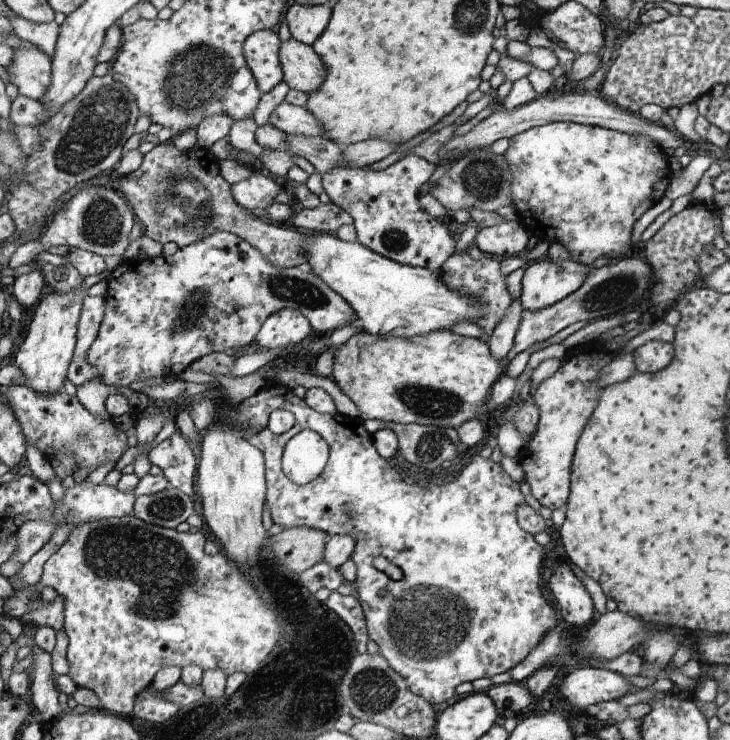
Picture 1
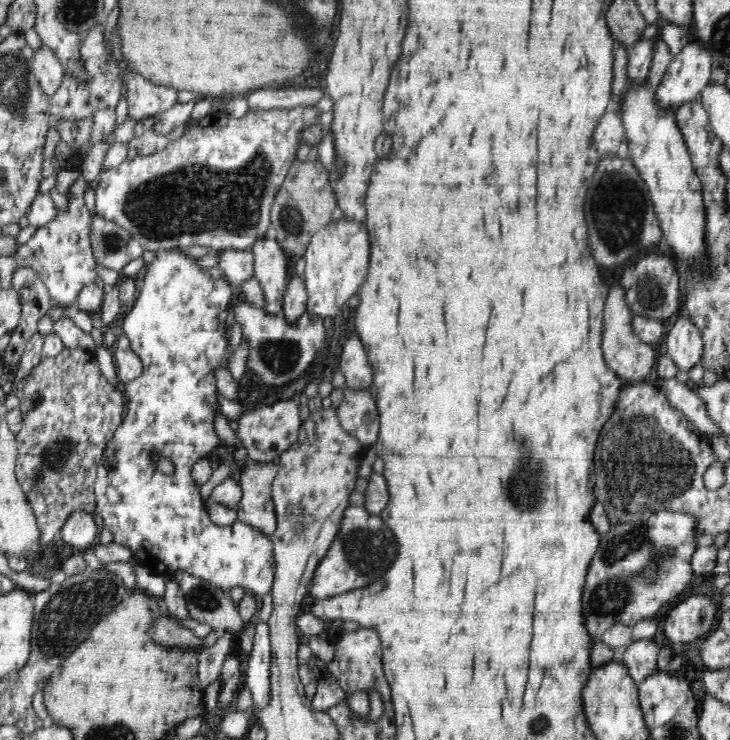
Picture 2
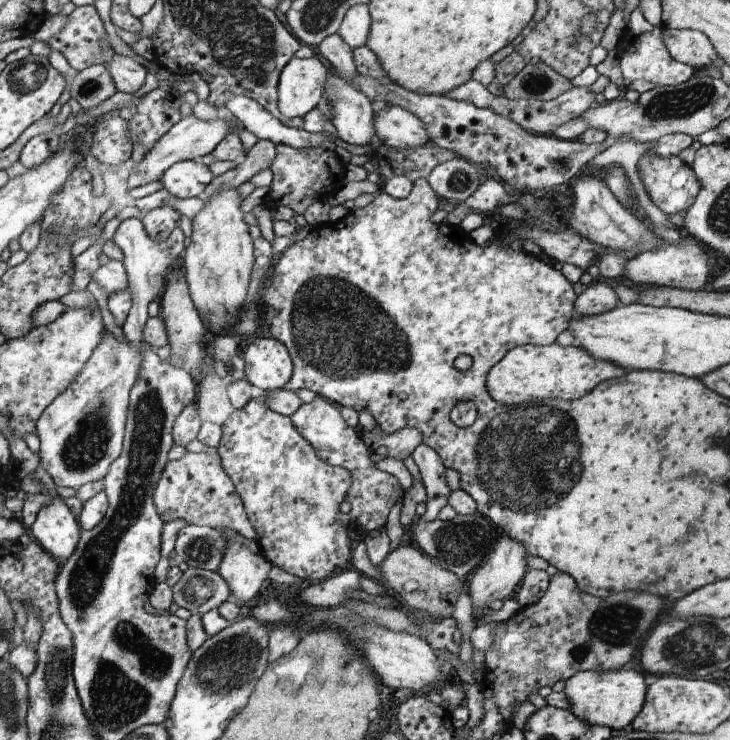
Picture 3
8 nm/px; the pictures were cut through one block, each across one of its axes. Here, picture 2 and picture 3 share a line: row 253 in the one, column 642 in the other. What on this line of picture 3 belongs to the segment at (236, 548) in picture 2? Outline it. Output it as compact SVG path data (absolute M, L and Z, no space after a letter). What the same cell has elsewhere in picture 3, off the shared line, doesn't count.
M646 152L638 160L638 173L650 200L665 214L684 214L695 204L702 187L695 169L679 156L660 158L655 153Z

